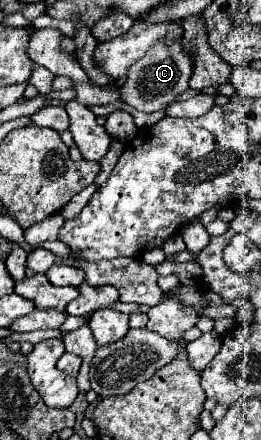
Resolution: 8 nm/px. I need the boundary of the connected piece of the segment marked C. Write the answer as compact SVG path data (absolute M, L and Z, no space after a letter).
M179 42L169 48L163 44L155 44L135 66L131 66L129 78L121 88L123 100L141 112L161 110L167 104L171 104L177 94L181 94L189 88L187 82L191 78L191 72L193 72L191 56L187 52L183 52Z

